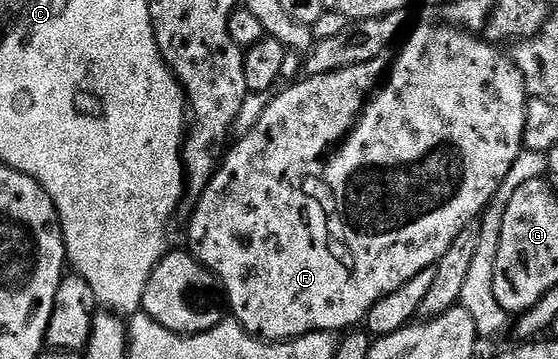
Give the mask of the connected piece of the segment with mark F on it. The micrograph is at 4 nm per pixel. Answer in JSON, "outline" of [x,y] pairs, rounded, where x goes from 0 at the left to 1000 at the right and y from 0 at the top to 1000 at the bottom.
{"outline":[[[794,64],[780,67],[753,70],[738,95],[733,89],[722,106],[724,128],[708,139],[711,148],[704,170],[679,159],[663,175],[620,187],[591,209],[545,214],[509,242],[516,248],[504,245],[489,267],[484,298],[470,309],[470,331],[462,331],[450,365],[428,384],[423,407],[418,401],[407,418],[378,510],[357,540],[353,560],[358,563],[337,627],[335,691],[391,774],[414,880],[453,939],[493,955],[527,950],[557,928],[608,930],[643,908],[638,903],[658,886],[663,855],[670,855],[677,833],[699,822],[699,811],[713,811],[713,799],[742,777],[749,755],[780,741],[799,688],[821,666],[821,643],[848,624],[873,582],[900,499],[907,499],[907,476],[921,465],[921,443],[928,443],[932,418],[939,412],[943,298],[950,279],[923,167],[896,139],[901,134],[862,109],[855,95],[833,92]]]}

